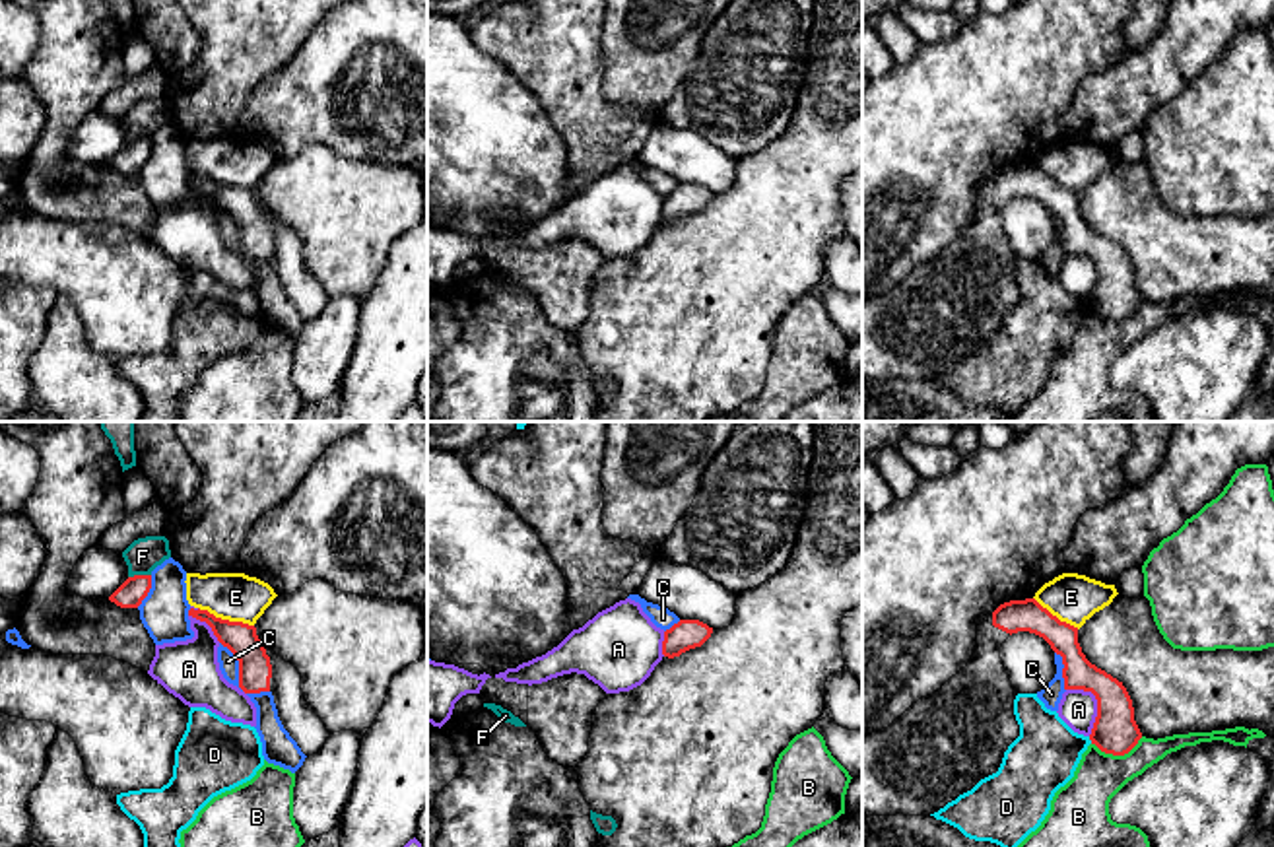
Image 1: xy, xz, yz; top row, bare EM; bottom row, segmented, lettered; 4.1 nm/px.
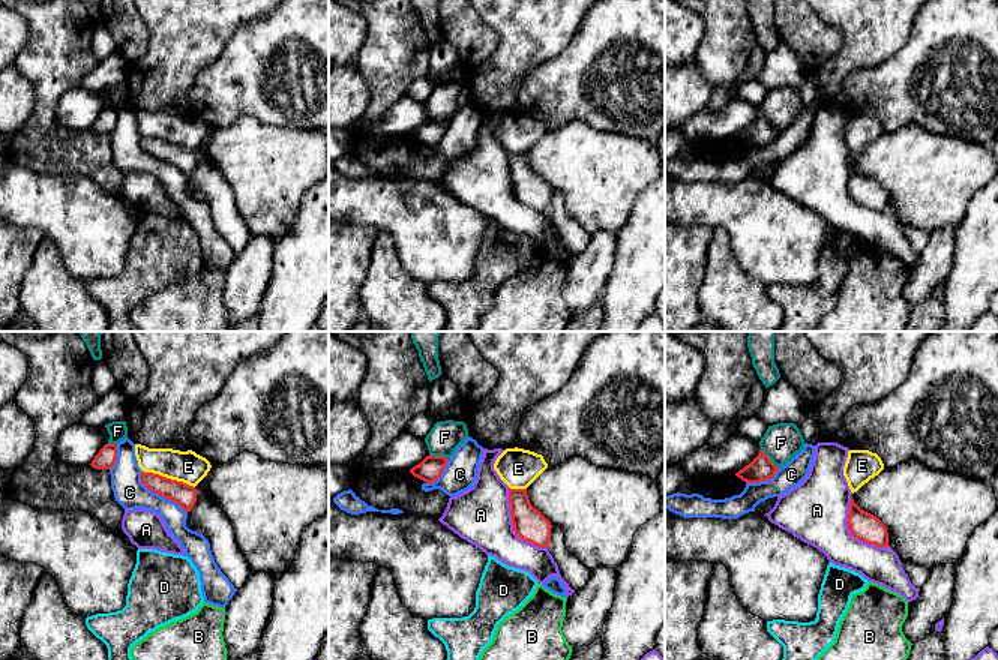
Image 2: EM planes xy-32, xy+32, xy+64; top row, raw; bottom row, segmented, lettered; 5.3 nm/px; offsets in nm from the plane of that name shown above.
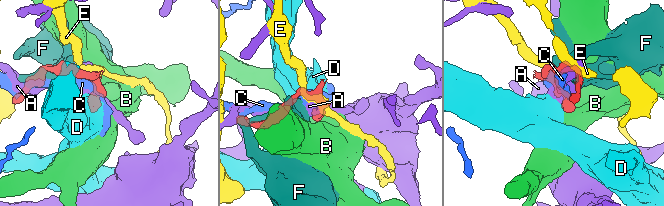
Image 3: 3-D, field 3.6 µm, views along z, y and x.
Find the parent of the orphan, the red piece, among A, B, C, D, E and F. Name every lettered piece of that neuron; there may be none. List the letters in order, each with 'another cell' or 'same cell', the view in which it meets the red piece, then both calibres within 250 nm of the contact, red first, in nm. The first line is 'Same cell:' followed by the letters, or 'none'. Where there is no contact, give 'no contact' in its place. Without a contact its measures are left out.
Same cell: none
A: another cell; meets red in yz; 190 nm thick on the red side, 160 nm on the other
B: another cell; meets red in yz; 190 nm thick on the red side, 220 nm on the other
C: another cell; meets red in xy; 140 nm thick on the red side, 80 nm on the other
D: another cell; meets red in yz; 190 nm thick on the red side, 280 nm on the other
E: another cell; meets red in xy; 140 nm thick on the red side, 200 nm on the other
F: another cell; meets red in xy; 110 nm thick on the red side, 150 nm on the other

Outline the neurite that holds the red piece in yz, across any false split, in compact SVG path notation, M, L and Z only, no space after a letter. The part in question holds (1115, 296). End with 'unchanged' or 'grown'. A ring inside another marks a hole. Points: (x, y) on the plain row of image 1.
M1035 163L1010 165L977 186L977 210L965 233L932 260L913 268L888 293L862 303L862 381L928 381L998 336L1004 317L1020 301L1014 280L1018 254L1000 223L1002 208L1018 196L1043 202L1062 221L1064 254L1095 260L1091 309L1113 321L1124 321L1138 309L1142 297L1126 253L1086 223L1078 208L1078 192L1060 186Z | grown

